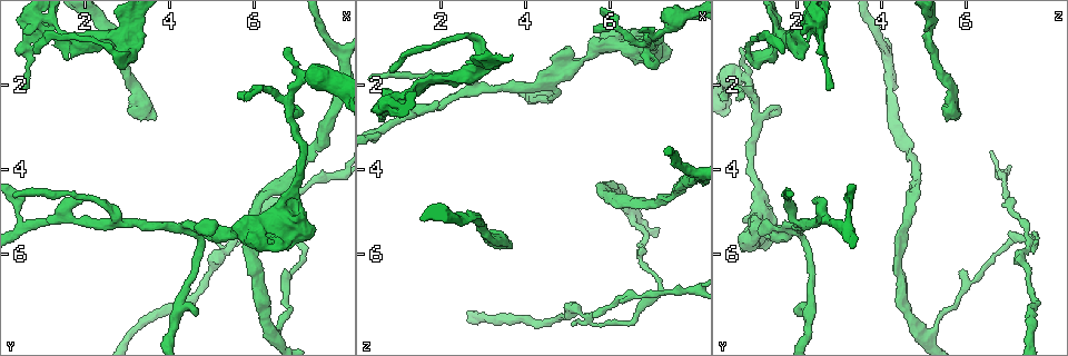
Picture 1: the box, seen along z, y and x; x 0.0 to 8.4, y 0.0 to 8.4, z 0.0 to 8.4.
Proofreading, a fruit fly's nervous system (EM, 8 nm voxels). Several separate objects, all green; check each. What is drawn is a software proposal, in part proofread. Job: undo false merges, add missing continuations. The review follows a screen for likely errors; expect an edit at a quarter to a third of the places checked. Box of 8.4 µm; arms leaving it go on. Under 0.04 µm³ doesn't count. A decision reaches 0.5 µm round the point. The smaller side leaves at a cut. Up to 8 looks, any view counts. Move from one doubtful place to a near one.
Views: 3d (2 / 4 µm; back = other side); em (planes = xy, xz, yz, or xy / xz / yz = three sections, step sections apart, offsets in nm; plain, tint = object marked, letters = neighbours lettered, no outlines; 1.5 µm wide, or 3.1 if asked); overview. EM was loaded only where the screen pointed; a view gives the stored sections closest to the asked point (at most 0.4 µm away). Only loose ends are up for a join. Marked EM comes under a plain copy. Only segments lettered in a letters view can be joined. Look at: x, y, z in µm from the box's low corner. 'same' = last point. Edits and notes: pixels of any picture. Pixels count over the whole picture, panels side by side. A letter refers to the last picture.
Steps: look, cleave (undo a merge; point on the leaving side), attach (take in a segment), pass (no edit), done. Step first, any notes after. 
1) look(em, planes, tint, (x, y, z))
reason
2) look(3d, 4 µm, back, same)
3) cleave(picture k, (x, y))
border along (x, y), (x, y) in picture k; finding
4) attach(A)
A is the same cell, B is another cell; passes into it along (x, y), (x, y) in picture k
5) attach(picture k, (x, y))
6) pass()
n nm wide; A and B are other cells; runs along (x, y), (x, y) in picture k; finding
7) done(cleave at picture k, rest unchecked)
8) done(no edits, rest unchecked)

look(em, planes, tint, (1.35, 0.55, 2.15))
thin neck

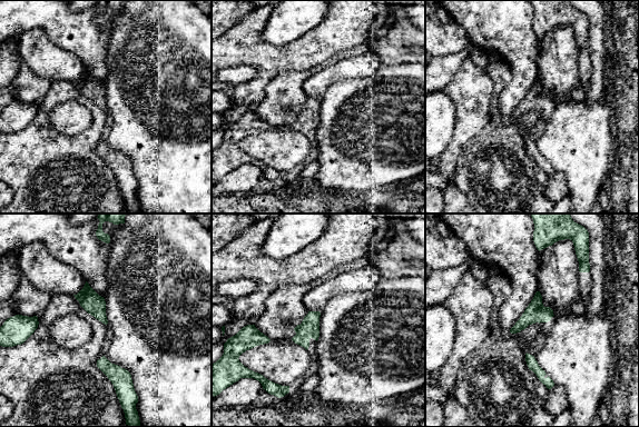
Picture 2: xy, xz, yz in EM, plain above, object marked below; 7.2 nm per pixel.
look(em, planes, letters, same)
what lies round it

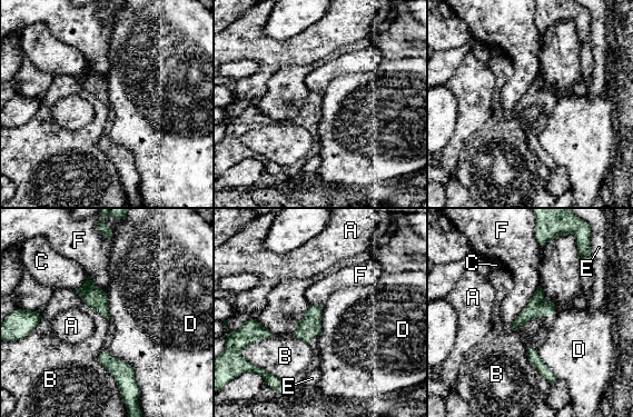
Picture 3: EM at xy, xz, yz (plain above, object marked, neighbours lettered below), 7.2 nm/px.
pass()
A, B, C, D, E and F are other cells; border along (107, 351), (126, 361), (135, 376) in picture 3; one cell here

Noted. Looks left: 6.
look(3d, 2 µm, (6.85, 1.15, 0.70))
thin end

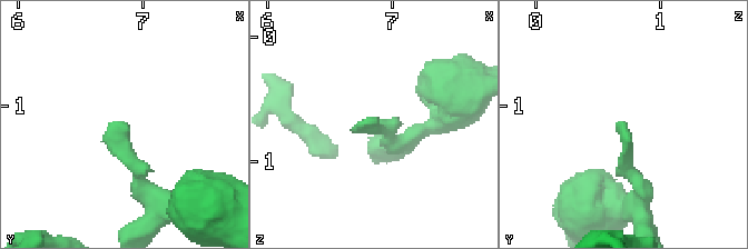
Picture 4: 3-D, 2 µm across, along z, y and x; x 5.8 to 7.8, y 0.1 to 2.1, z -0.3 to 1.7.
look(em, xy, step 8, tint, (6.78, 1.12, 0.70))

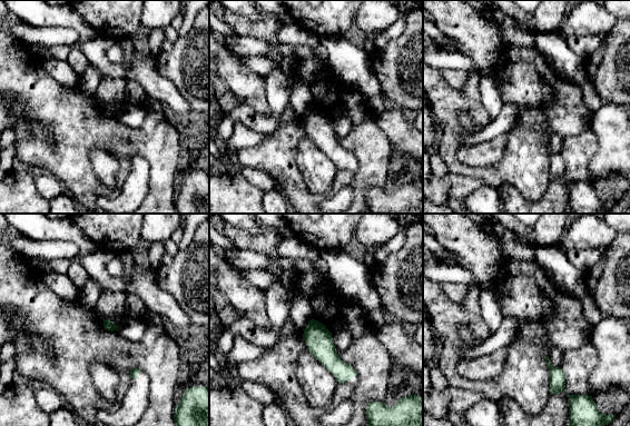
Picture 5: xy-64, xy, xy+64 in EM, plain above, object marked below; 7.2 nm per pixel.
look(em, planes, letters, same)

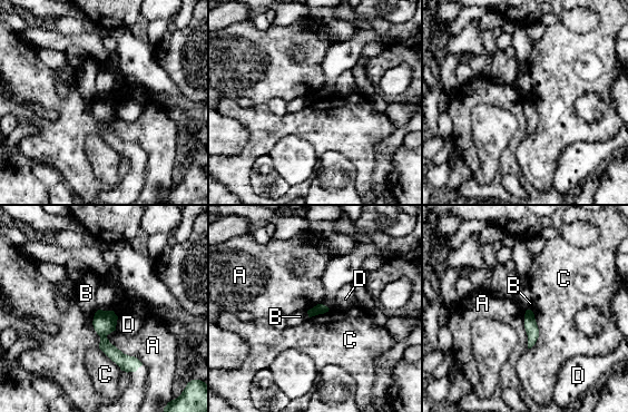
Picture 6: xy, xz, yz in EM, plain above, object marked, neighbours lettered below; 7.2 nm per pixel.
pass()
A touches over 340 nm; A, B, C and D are other cells; no lettered segment goes on from it

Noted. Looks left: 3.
look(em, xy, step 8, letters, (7.40, 3.50, 4.65))
thin neck

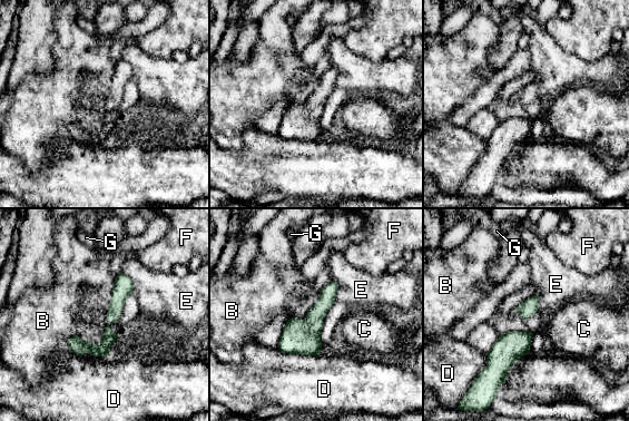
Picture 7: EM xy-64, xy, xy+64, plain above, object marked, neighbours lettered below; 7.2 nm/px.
look(em, planes, letters, same)

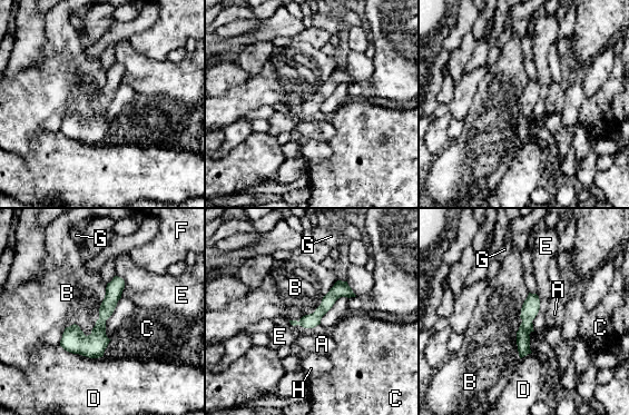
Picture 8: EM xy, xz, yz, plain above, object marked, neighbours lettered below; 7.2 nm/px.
pass()
A, B, C, D, E, F, G and H are other cells; runs along (119, 280), (99, 330), (62, 343) in picture 8; one cell here

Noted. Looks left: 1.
done(no edits, rest unchecked)

